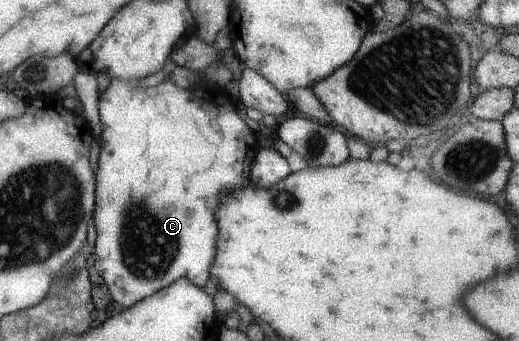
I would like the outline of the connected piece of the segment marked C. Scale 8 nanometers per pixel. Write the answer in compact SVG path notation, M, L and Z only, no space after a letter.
M109 79L109 85L100 96L97 95L97 111L101 119L101 147L97 161L97 187L95 187L95 211L93 211L93 223L96 229L94 247L95 261L93 267L98 275L103 279L111 300L119 303L124 308L128 308L140 299L150 296L161 288L171 285L175 280L183 278L195 286L203 288L208 280L208 267L211 263L216 248L217 228L214 220L214 207L220 202L223 194L228 194L233 190L240 190L250 183L249 168L250 157L247 155L249 149L254 149L253 139L255 135L237 114L237 103L225 97L225 93L217 93L215 99L204 98L191 89L183 89L175 84L164 81L155 86L138 87L139 79Z

